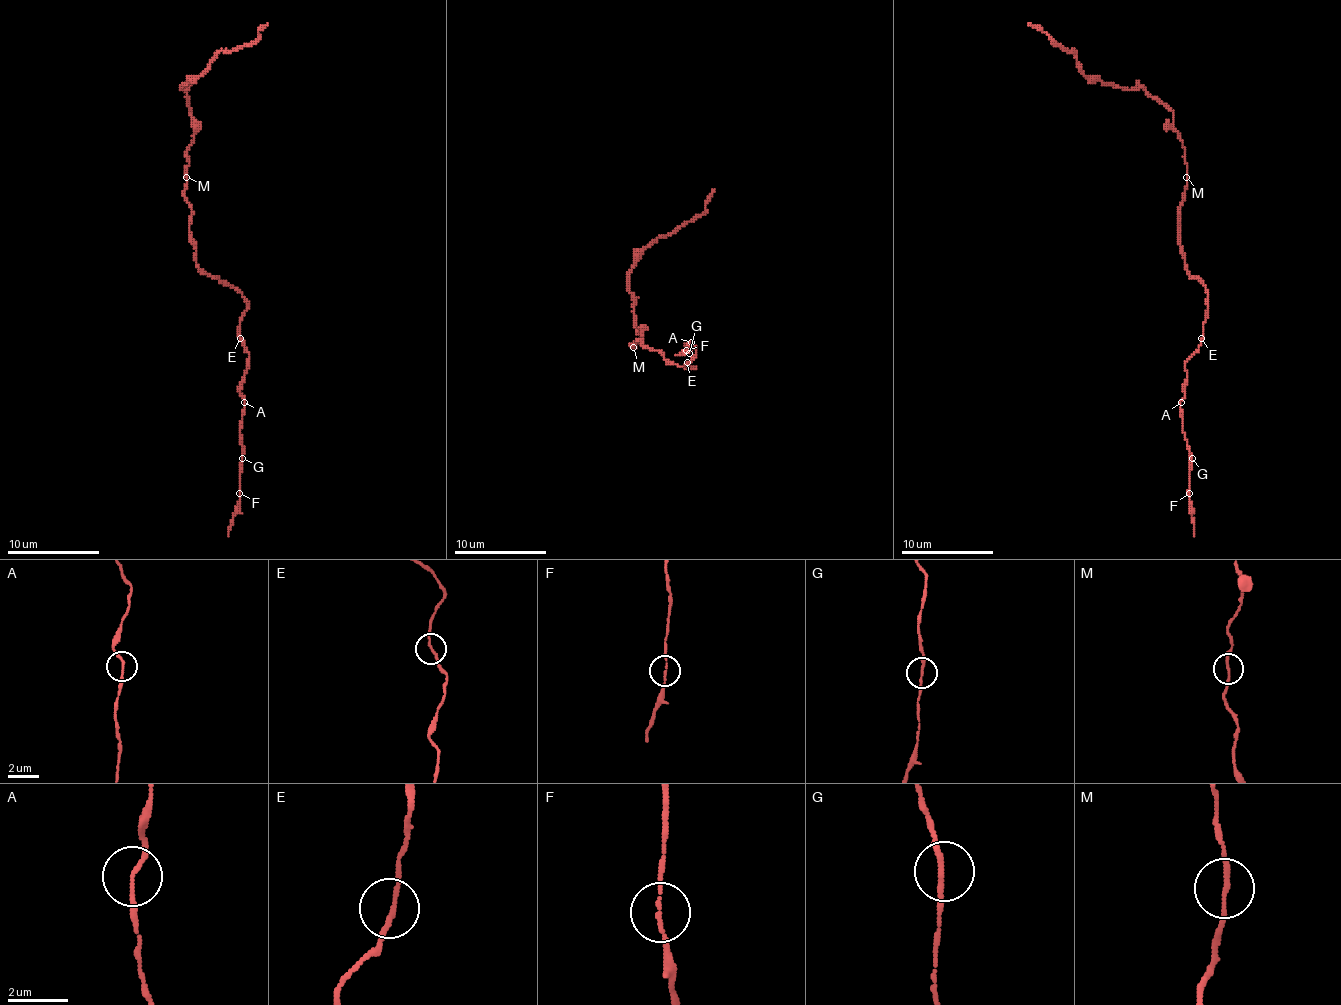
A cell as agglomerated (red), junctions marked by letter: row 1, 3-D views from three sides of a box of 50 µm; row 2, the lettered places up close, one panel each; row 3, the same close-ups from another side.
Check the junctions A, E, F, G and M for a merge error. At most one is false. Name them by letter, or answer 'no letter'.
M

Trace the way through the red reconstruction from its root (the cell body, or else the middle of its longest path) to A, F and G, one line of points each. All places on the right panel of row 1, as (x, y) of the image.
A: (1180, 237), (1185, 267), (1205, 288), (1208, 294), (1203, 340), (1185, 363), (1187, 382), (1180, 403)
F: (1180, 237), (1185, 267), (1208, 294), (1203, 340), (1185, 363), (1187, 382), (1180, 400), (1189, 492)
G: (1180, 237), (1185, 267), (1208, 294), (1203, 340), (1185, 363), (1187, 382), (1180, 400), (1182, 433), (1192, 458)

